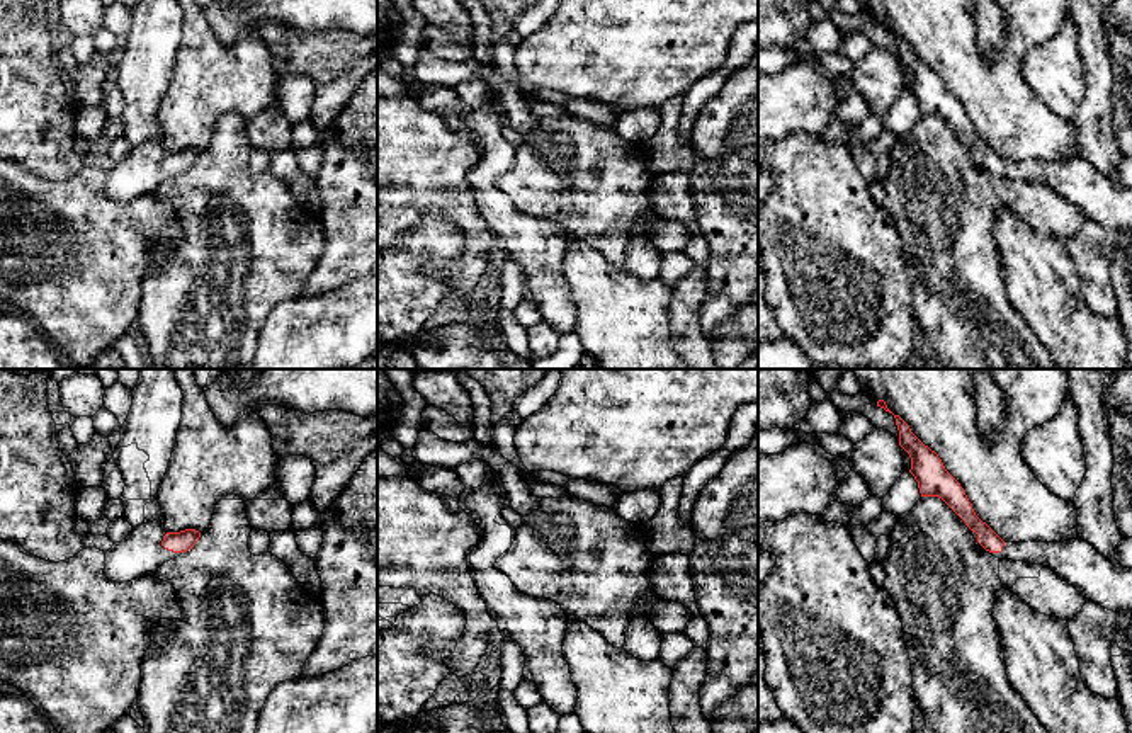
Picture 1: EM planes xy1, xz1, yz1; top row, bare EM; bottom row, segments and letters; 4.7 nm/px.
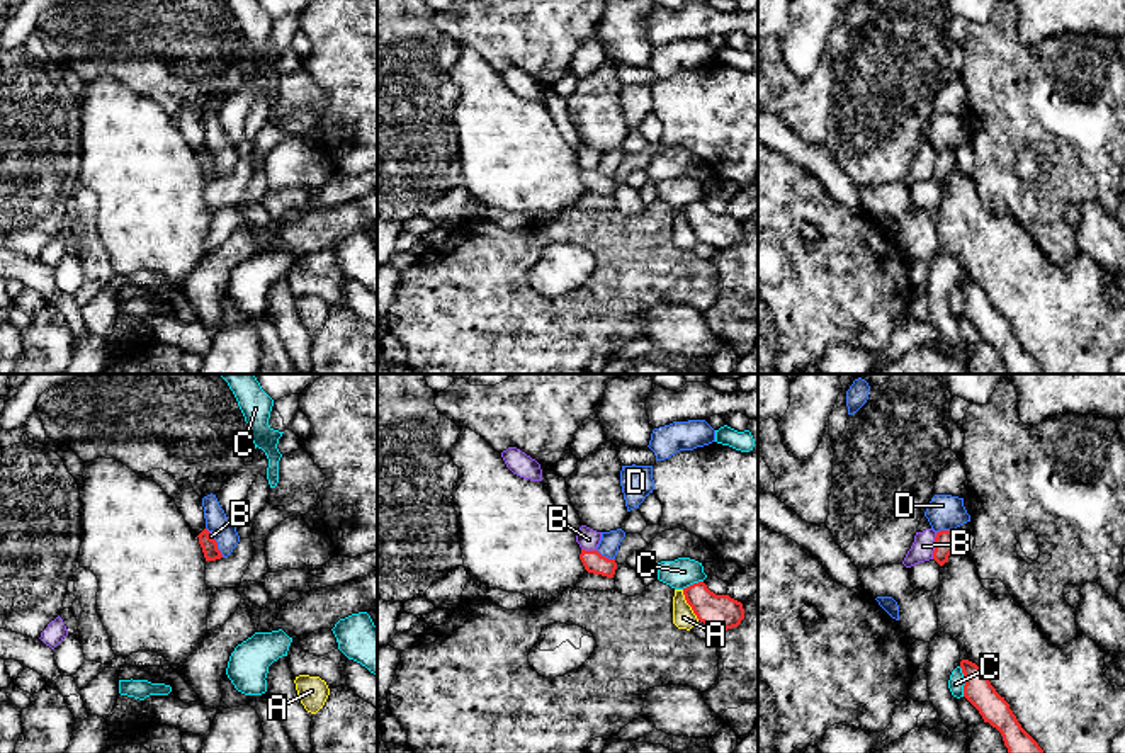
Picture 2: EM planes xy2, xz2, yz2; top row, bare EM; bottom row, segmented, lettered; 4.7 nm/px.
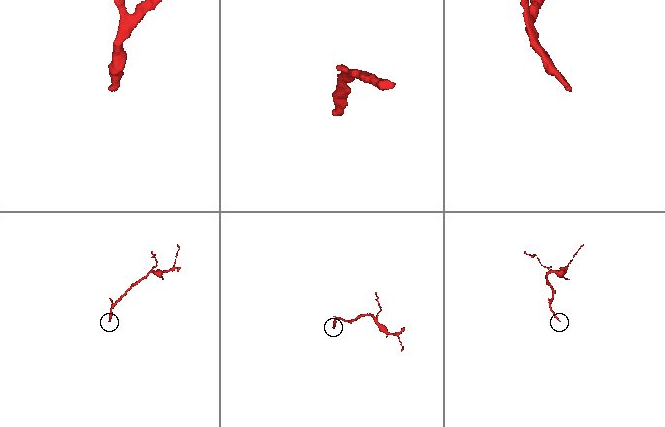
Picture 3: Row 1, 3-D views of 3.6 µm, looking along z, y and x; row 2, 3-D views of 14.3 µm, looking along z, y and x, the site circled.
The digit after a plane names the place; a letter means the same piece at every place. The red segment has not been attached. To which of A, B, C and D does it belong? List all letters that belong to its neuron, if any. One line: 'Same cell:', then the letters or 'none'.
Same cell: none

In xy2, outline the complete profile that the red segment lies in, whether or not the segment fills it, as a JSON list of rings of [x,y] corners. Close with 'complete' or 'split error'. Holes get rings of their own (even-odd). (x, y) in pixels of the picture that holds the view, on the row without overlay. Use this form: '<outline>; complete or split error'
[[[204,148],[197,156],[199,156],[199,163],[202,167],[206,180],[216,180],[223,177],[221,170],[218,168],[216,158],[209,156],[207,148]]]; complete

